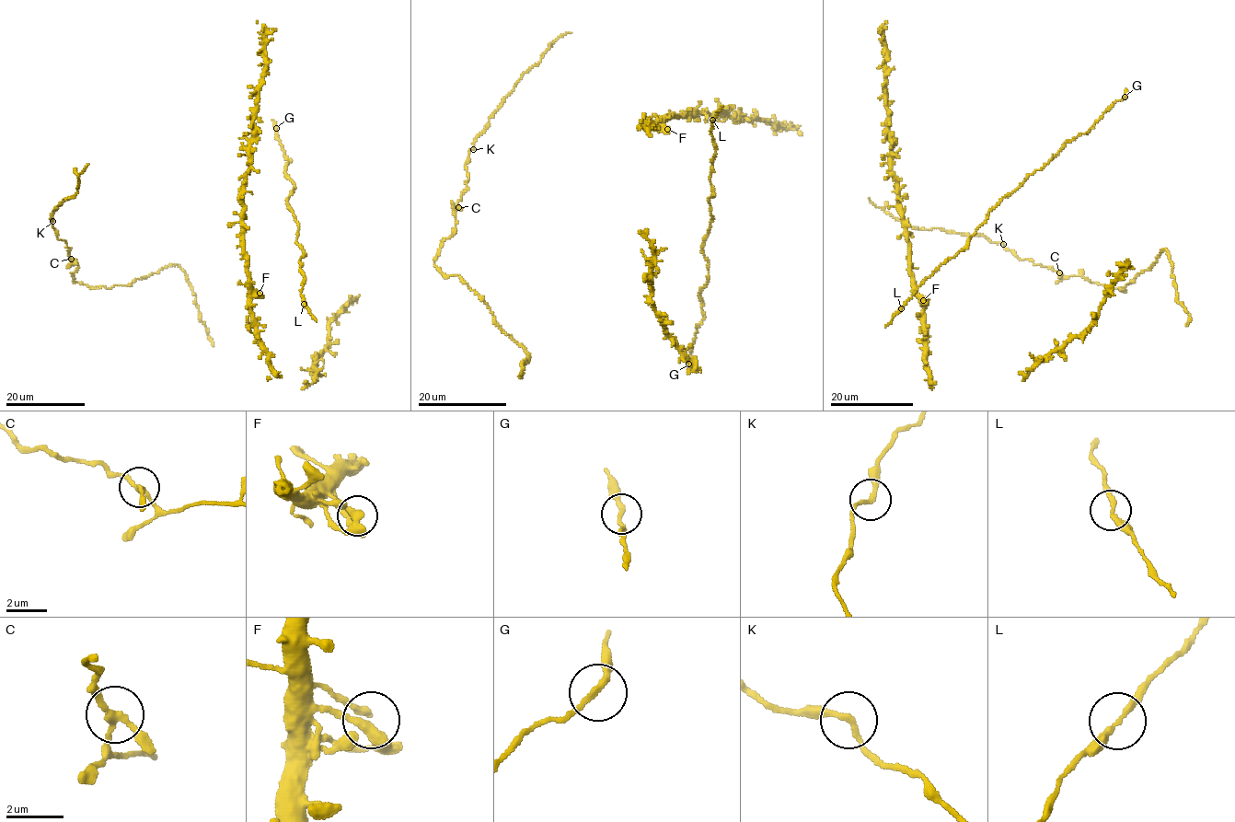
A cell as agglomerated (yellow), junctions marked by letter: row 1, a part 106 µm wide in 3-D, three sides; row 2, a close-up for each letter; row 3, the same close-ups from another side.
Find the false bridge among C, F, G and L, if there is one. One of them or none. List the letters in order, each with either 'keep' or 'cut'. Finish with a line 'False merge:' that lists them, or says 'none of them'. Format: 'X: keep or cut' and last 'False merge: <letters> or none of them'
C: keep
F: keep
G: keep
L: keep
False merge: none of them

